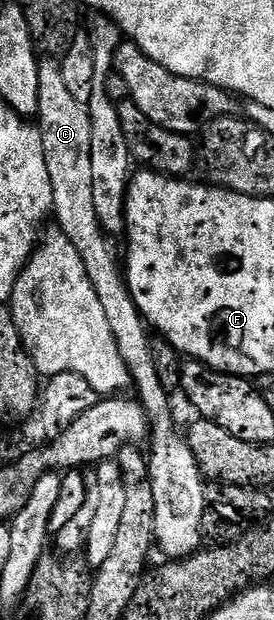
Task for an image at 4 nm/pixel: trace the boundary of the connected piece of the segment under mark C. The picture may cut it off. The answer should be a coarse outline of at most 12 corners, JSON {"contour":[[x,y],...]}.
{"contour":[[40,59],[52,217],[79,248],[151,427],[156,549],[203,546],[206,479],[173,427],[150,327],[95,216],[91,120]]}

